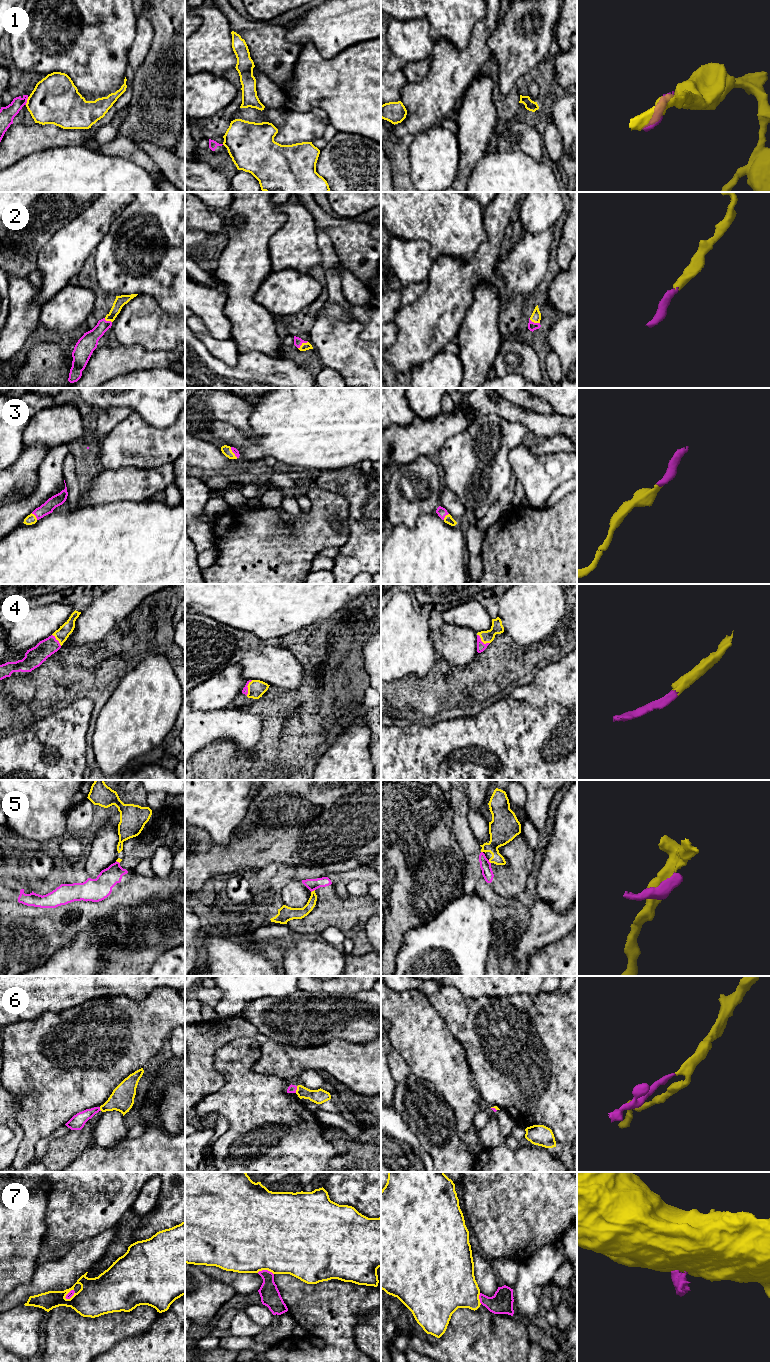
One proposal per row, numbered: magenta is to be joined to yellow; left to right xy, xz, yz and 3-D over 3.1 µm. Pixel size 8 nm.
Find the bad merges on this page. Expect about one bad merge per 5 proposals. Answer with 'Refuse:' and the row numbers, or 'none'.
Refuse: 1, 5, 7

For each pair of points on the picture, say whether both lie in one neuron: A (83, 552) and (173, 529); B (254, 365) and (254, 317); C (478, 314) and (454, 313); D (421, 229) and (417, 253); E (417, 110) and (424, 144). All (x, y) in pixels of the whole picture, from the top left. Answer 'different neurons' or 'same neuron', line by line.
A: same neuron
B: different neurons
C: different neurons
D: different neurons
E: different neurons

